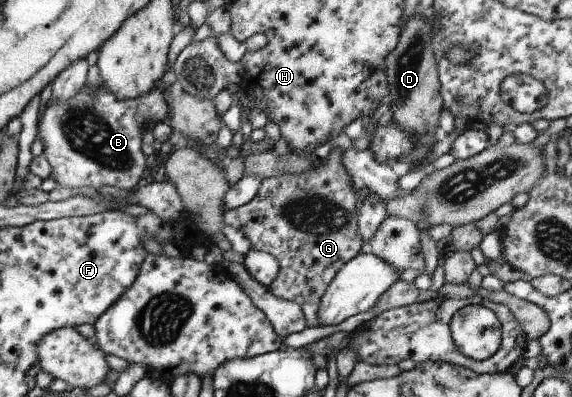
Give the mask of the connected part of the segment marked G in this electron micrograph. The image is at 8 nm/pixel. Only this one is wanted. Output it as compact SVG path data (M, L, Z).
M335 147L326 159L316 161L315 168L301 174L265 177L251 202L223 213L224 224L241 230L249 238L251 249L268 252L278 260L278 275L268 289L277 298L297 302L309 327L320 326L320 302L337 271L354 256L364 252L362 234L358 227L358 192L354 187L356 183L343 164L342 149Z

